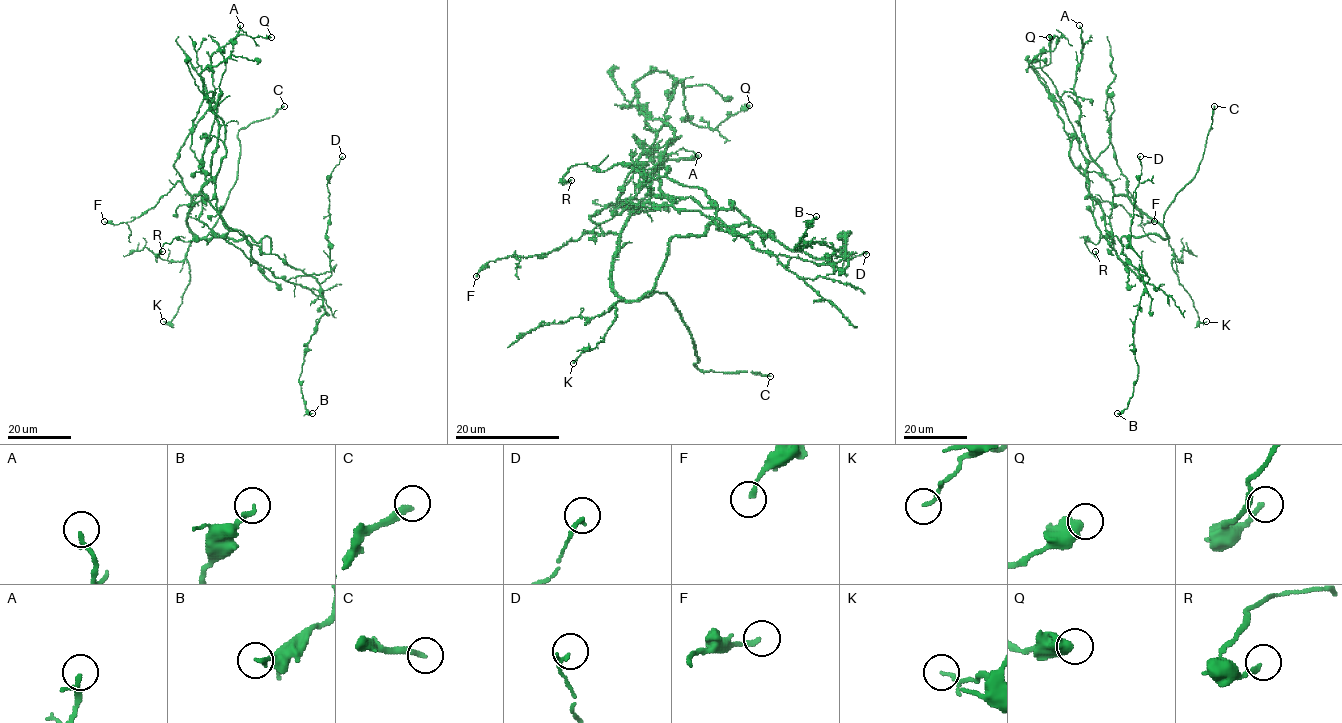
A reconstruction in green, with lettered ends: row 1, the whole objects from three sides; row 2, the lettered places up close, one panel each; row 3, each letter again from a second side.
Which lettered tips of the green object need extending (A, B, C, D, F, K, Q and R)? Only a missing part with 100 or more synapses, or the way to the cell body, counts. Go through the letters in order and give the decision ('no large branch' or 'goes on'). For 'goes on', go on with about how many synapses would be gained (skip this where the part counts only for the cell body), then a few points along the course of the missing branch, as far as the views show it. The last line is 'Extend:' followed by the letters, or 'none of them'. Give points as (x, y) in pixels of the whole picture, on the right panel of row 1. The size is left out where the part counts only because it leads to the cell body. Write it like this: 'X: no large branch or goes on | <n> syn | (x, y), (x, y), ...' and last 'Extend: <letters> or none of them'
A: no large branch
B: no large branch
C: goes on
D: no large branch
F: no large branch
K: no large branch
Q: no large branch
R: no large branch
Extend: C

